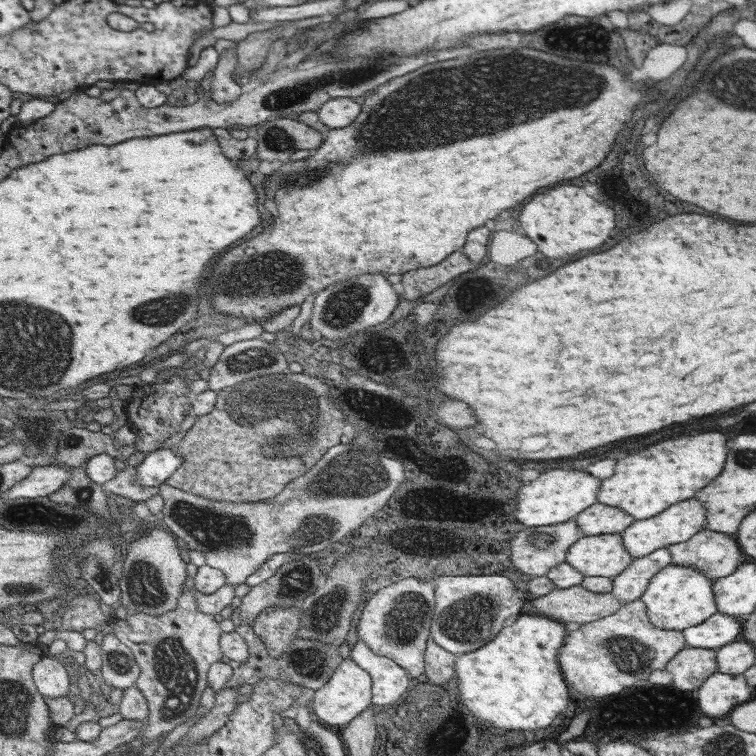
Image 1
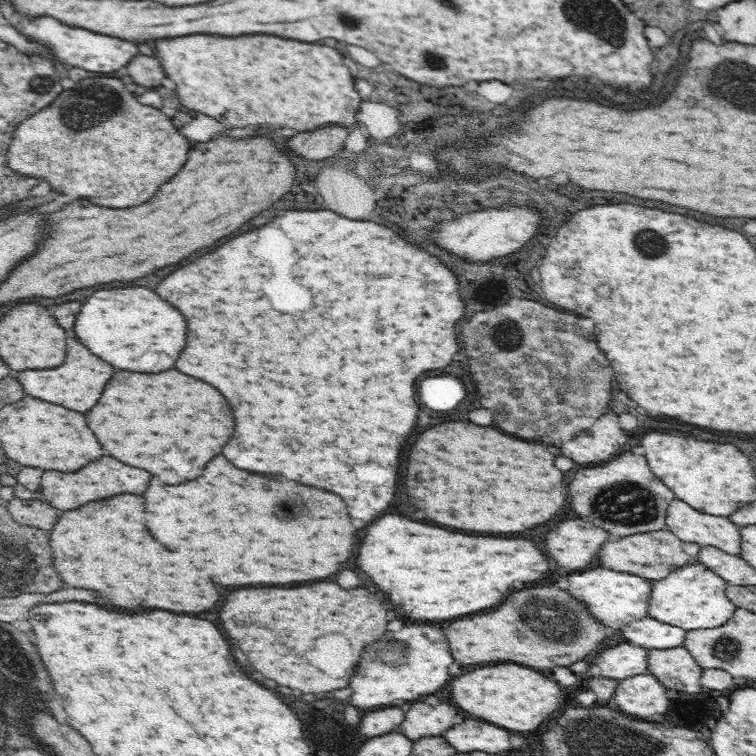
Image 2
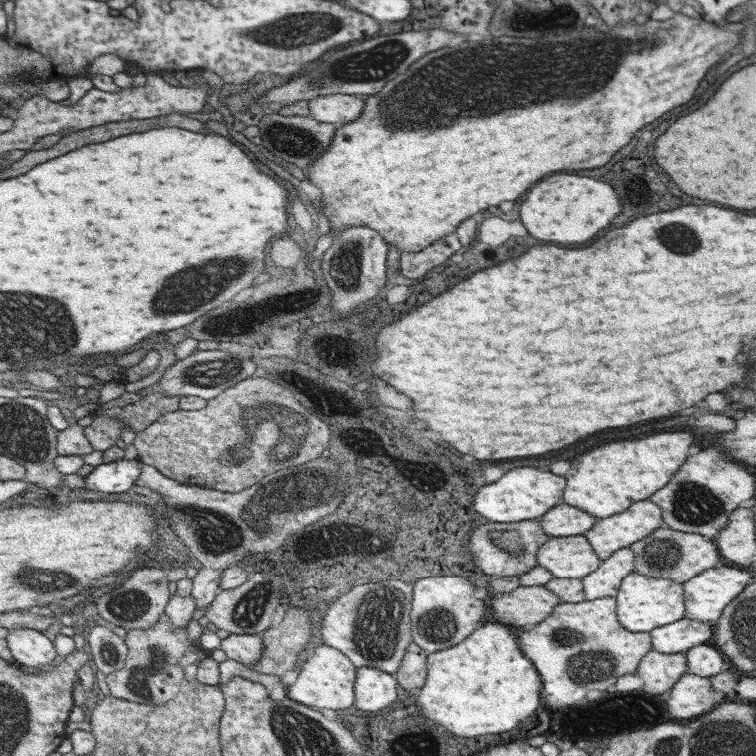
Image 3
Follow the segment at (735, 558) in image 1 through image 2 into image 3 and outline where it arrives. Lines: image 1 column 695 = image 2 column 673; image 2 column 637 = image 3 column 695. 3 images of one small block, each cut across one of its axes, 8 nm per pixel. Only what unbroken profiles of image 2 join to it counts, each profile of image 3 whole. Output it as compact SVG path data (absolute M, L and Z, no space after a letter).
M666 526L656 529L651 536L636 541L629 548L634 552L634 573L651 575L652 578L670 578L678 583L690 581L718 564L716 546L704 535L672 530Z

